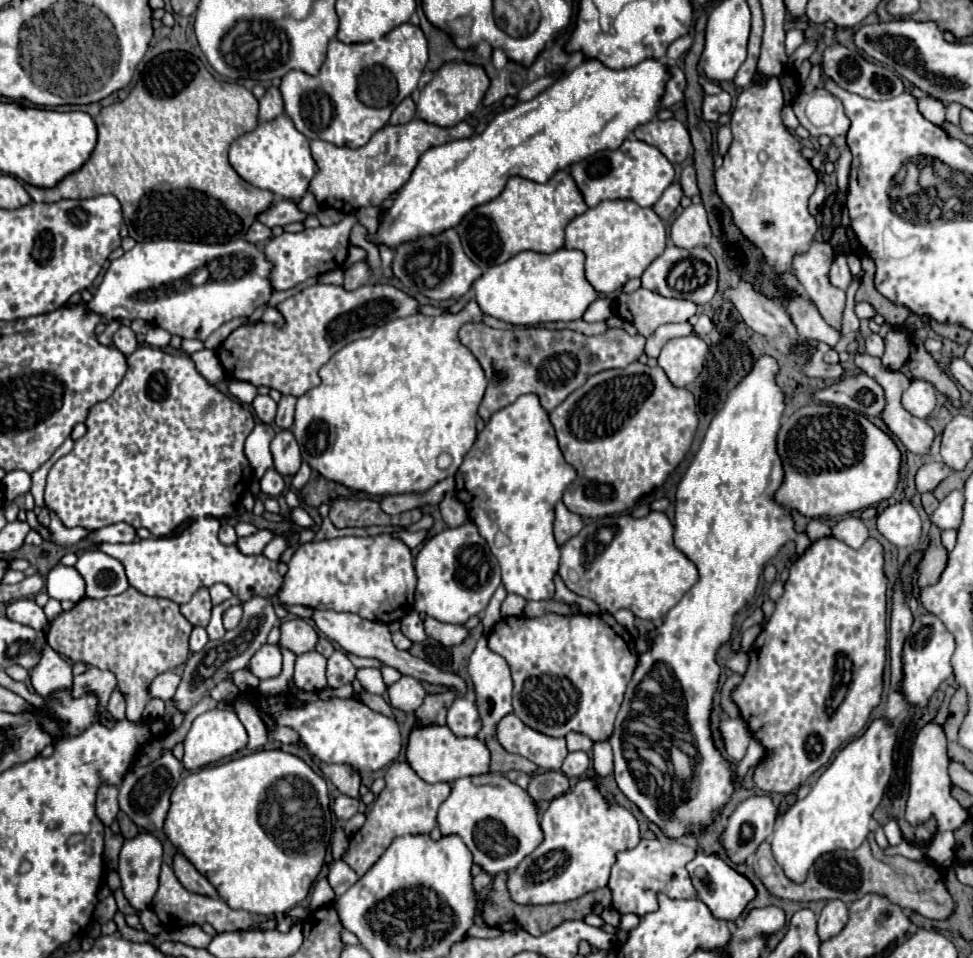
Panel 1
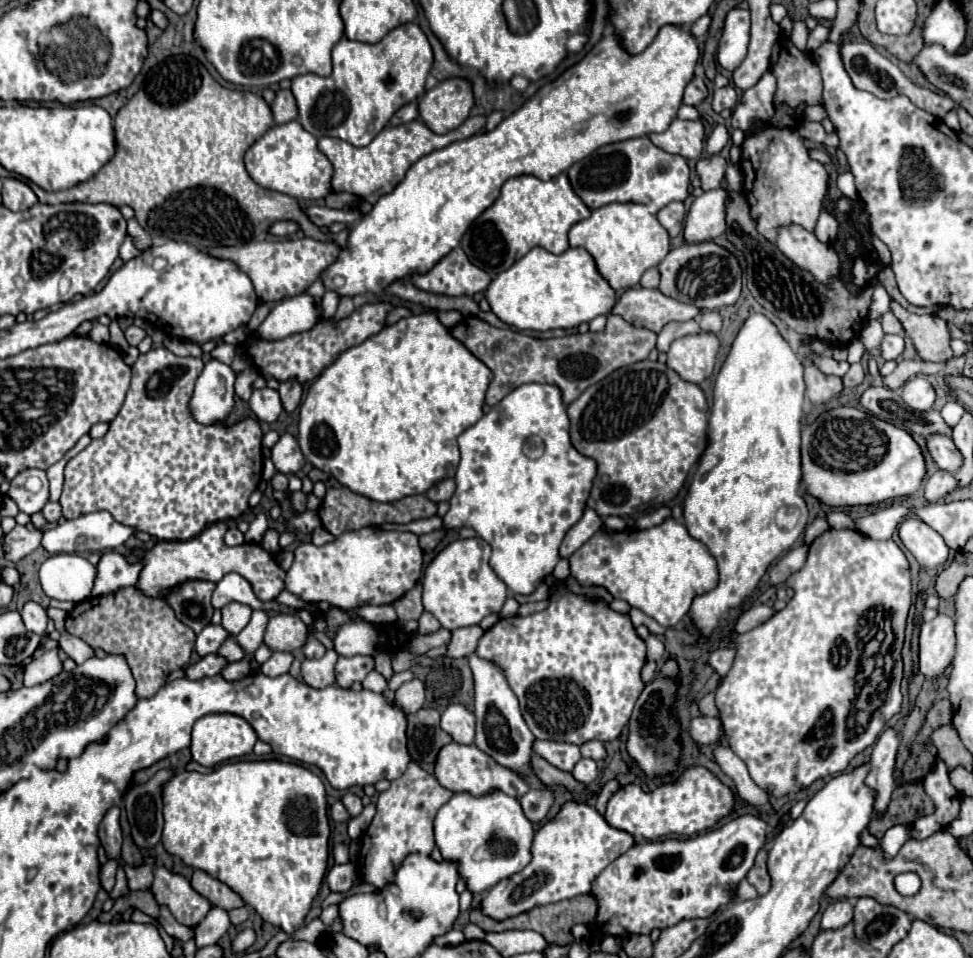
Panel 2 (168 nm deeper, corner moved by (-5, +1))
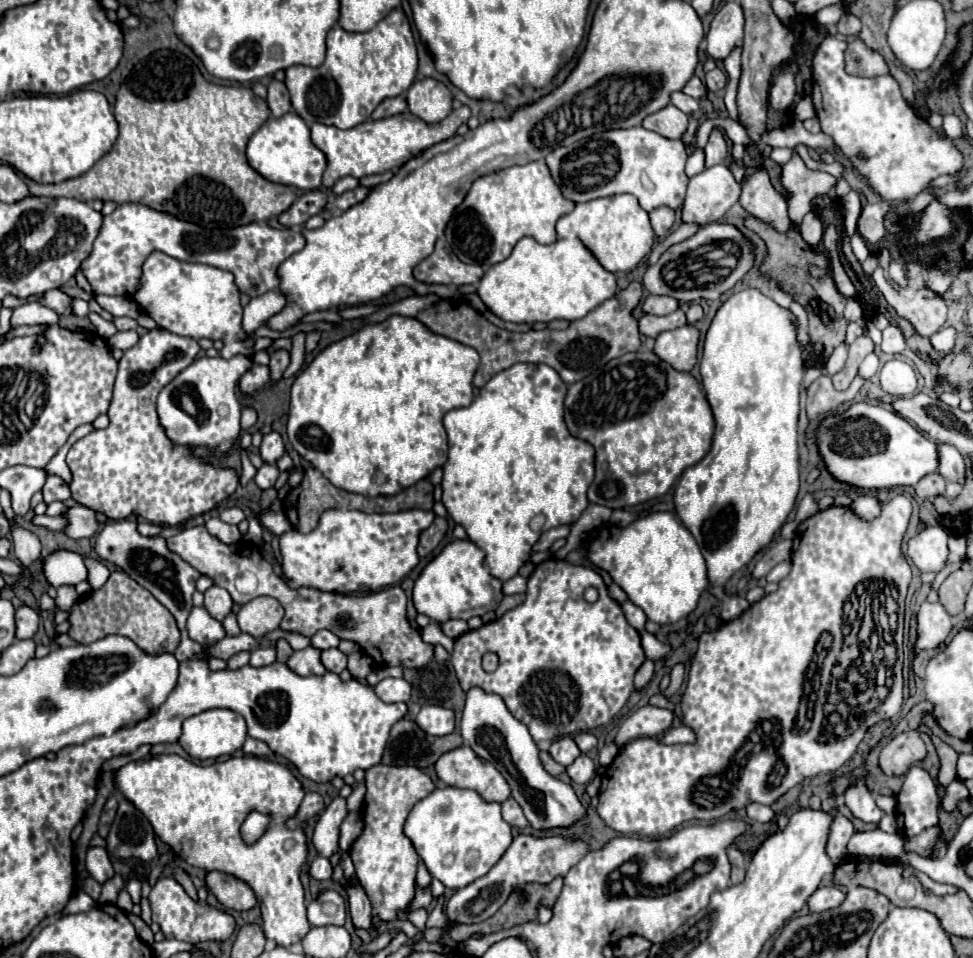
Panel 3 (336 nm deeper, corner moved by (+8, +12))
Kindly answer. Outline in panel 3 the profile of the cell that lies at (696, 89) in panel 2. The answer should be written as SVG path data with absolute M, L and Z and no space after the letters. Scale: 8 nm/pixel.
M692 76L690 80L688 80L688 84L684 86L684 90L682 90L684 94L688 94L688 96L692 96L692 98L696 98L696 100L700 100L700 98L704 98L706 94L708 94L708 90L706 90L706 86L702 84L702 80L698 78L698 76Z

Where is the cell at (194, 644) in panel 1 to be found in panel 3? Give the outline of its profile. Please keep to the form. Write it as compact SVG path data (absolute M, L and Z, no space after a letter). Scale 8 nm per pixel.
M192 608L188 622L186 622L186 630L194 642L198 642L206 648L226 636L222 622L212 618L206 608Z

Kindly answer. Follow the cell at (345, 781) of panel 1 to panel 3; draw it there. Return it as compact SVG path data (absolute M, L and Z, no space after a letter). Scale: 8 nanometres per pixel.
M340 796L334 798L332 804L322 812L322 816L314 828L314 836L312 836L312 844L320 856L330 858L334 852L338 852L340 824L346 818L346 814L348 814L346 800Z

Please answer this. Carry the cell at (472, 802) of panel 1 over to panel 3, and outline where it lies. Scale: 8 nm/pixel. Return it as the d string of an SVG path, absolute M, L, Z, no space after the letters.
M444 786L410 810L404 836L412 842L432 878L440 880L446 888L458 890L484 876L502 858L512 842L512 828L502 820L500 804L484 802L474 790Z

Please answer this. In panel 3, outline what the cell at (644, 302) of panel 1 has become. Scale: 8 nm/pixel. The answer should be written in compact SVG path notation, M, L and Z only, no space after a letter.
M646 296L642 300L642 310L646 314L656 314L656 316L664 316L664 314L672 314L678 308L678 300L672 296Z

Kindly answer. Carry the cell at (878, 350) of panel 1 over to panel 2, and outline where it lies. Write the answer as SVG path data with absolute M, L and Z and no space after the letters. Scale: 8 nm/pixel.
M885 335L881 341L881 357L883 359L899 359L903 353L903 337L901 335Z

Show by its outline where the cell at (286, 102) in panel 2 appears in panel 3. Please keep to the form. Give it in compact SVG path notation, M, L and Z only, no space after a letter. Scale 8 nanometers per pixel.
M272 80L268 86L268 108L272 112L272 116L284 116L286 112L292 110L290 104L290 96L286 90L286 84L280 80Z

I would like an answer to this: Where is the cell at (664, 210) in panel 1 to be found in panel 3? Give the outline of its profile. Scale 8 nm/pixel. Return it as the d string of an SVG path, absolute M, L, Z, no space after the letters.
M656 208L652 214L650 214L650 222L652 222L652 228L656 232L658 238L666 238L672 224L674 224L674 212L670 208Z

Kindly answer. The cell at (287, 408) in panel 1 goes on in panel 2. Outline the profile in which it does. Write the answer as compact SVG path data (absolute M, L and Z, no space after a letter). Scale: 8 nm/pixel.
M285 381L279 387L279 395L281 395L281 401L283 401L285 411L287 413L293 413L299 407L299 403L301 403L303 387L297 381Z

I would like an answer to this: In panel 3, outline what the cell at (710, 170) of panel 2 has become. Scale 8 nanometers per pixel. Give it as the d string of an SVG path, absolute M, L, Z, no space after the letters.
M718 128L712 130L710 140L708 140L704 152L706 152L706 166L714 166L714 164L720 164L720 162L726 160L726 156L728 156L728 144L726 144L724 134Z

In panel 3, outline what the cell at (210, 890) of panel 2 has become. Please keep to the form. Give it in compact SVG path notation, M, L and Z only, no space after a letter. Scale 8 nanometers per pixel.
M208 872L206 886L212 890L212 894L218 898L220 904L224 904L226 908L238 910L238 912L250 910L258 902L256 894L246 882L242 882L236 876L224 874L224 872Z

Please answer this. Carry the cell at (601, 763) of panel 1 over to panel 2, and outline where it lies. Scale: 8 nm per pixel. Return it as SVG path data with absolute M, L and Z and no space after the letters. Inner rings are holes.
M567 801L563 803L561 811L535 833L531 863L523 871L491 887L481 901L481 909L487 917L501 921L537 905L557 903L581 893L589 893L593 879L597 879L597 875L601 875L601 871L613 863L613 859L621 857L633 845L633 835L611 827L597 809L587 803ZM505 881L513 887L505 887Z

